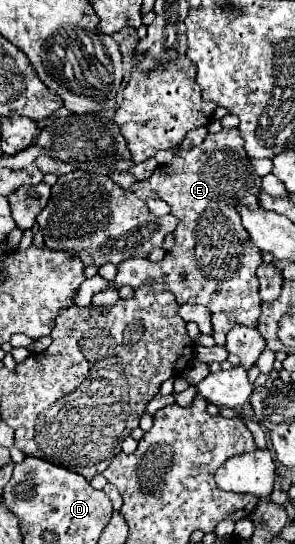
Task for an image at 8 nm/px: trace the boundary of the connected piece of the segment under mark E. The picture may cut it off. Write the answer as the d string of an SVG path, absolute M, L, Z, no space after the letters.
M236 127L222 129L218 133L208 135L202 145L198 145L190 151L178 149L172 163L158 165L156 171L146 181L138 181L134 185L134 193L140 199L160 197L162 201L166 201L172 207L172 215L178 219L178 227L174 229L174 239L176 239L174 247L158 263L152 263L150 259L126 259L124 263L118 265L118 273L112 281L106 281L100 275L86 279L82 283L78 295L74 295L74 305L78 305L78 307L90 305L92 295L102 289L108 289L108 287L120 289L124 285L130 285L132 289L138 289L146 281L152 283L152 279L154 279L154 287L156 287L156 281L160 285L164 285L164 287L156 287L156 289L172 291L180 305L198 303L198 305L206 305L210 309L212 333L214 333L214 341L218 345L224 345L226 333L234 325L256 327L258 315L262 313L262 301L258 297L258 277L256 277L256 269L262 265L262 251L258 251L258 247L254 247L254 243L250 243L250 235L242 227L242 219L236 209L238 209L238 205L242 205L240 199L258 199L260 191L262 191L262 177L256 173L248 155L244 153L242 137Z

